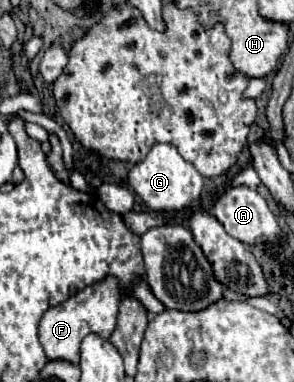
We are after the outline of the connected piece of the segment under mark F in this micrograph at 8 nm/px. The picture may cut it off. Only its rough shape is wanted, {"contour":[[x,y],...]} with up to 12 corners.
{"contour":[[117,279],[51,307],[39,321],[47,359],[79,363],[87,333],[113,333]]}

